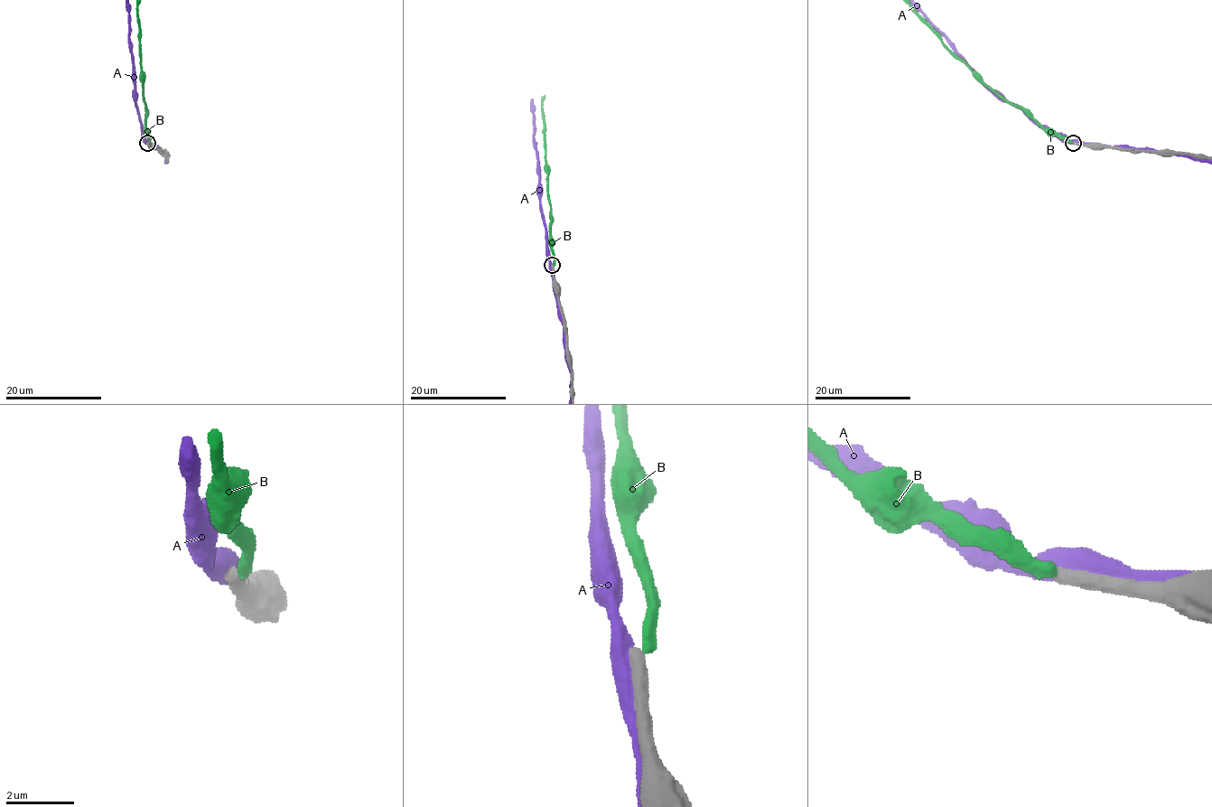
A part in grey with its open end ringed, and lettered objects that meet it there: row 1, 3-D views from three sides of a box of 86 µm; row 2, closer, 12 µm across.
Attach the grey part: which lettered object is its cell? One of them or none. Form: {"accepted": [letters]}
{"accepted": []}

